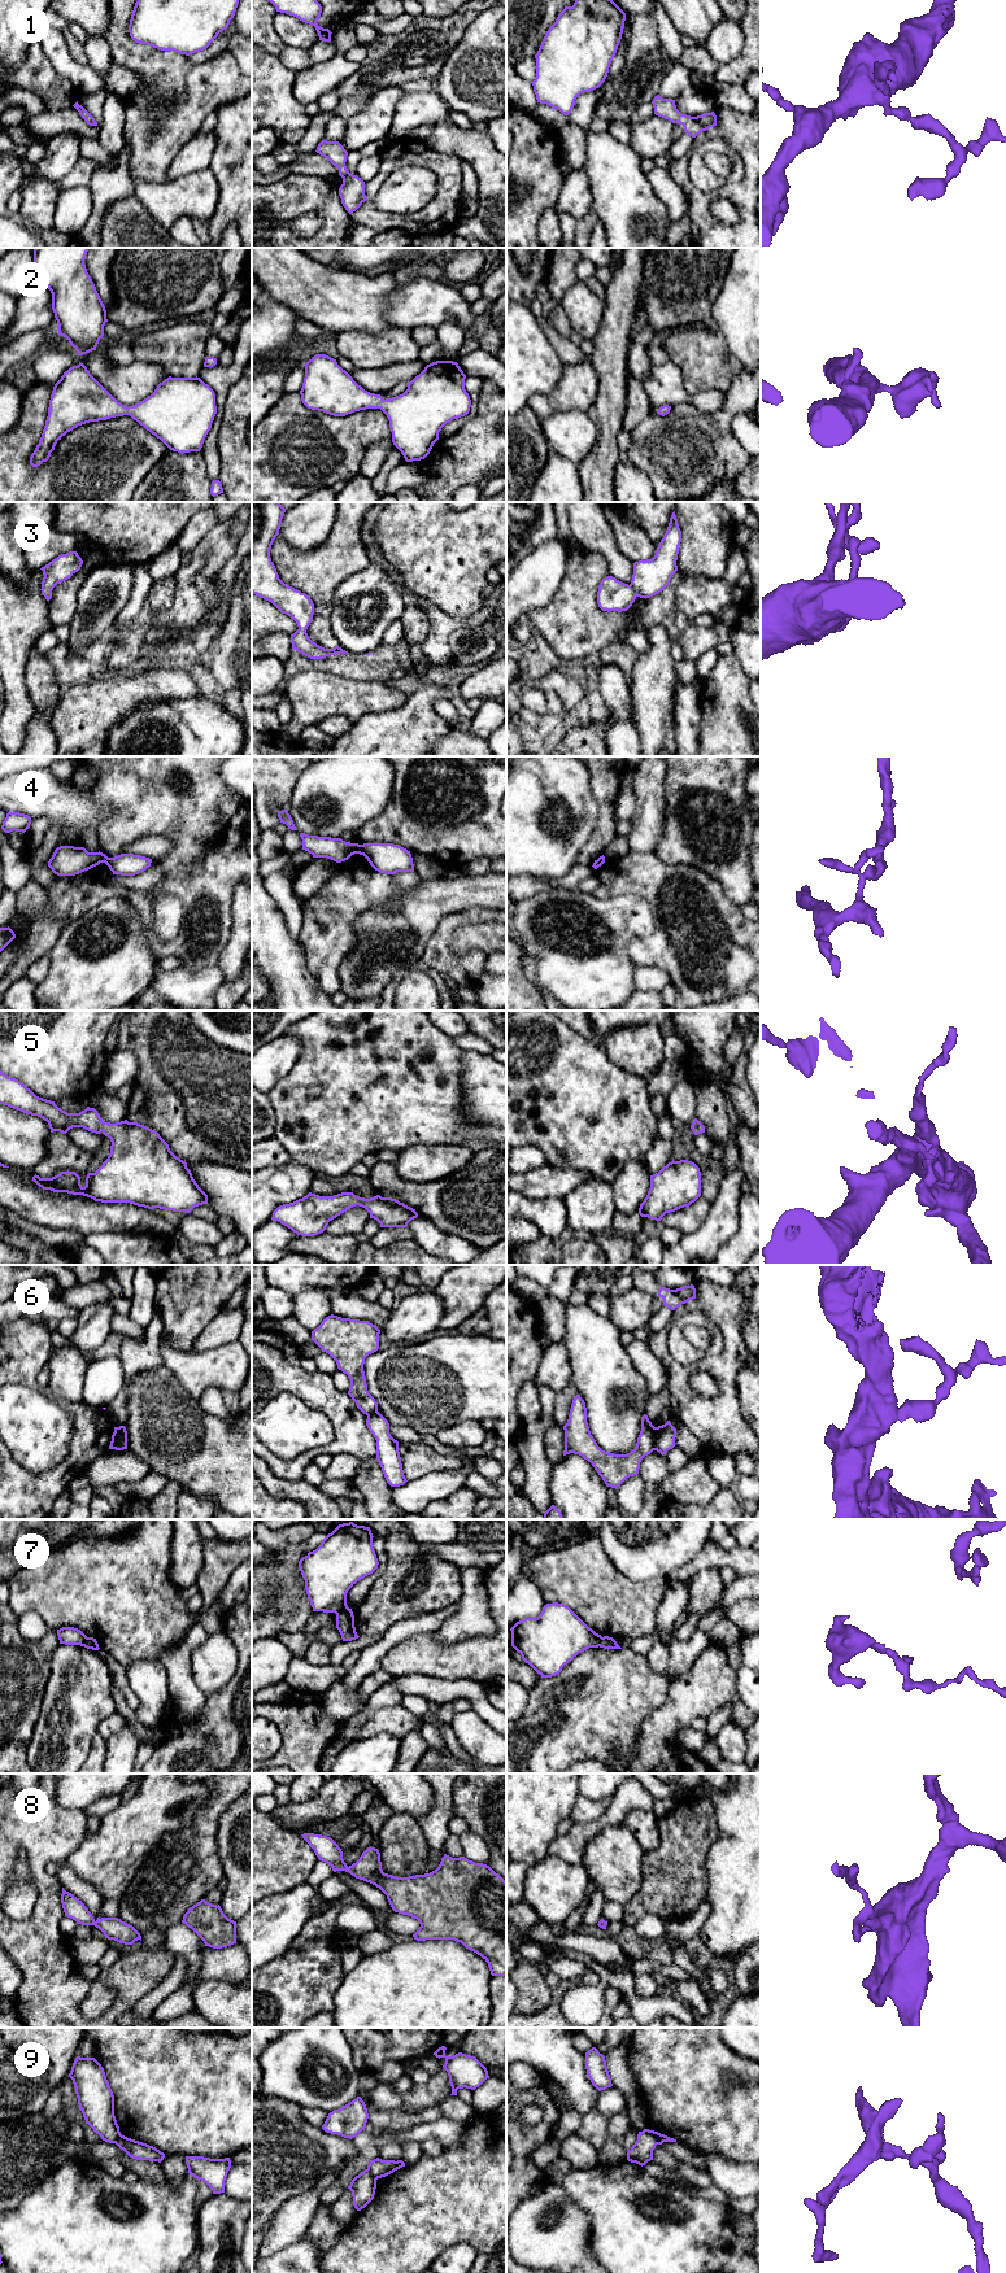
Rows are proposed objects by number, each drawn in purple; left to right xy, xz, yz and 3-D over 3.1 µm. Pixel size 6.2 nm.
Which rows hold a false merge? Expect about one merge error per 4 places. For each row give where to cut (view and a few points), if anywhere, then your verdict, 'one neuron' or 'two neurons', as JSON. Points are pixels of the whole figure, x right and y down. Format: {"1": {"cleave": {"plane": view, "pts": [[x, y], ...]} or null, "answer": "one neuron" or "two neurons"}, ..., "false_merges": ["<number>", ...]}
{"1": {"cleave": null, "answer": "one neuron"}, "2": {"cleave": null, "answer": "one neuron"}, "3": {"cleave": null, "answer": "one neuron"}, "4": {"cleave": {"plane": "xz", "pts": [[358, 845], [362, 854]]}, "answer": "two neurons"}, "5": {"cleave": null, "answer": "one neuron"}, "6": {"cleave": {"plane": "yz", "pts": [[654, 1427], [656, 1449]]}, "answer": "two neurons"}, "7": {"cleave": {"plane": "xz", "pts": [[347, 1606], [336, 1614]]}, "answer": "two neurons"}, "8": {"cleave": null, "answer": "one neuron"}, "9": {"cleave": {"plane": "yz", "pts": [[649, 2130], [660, 2143]]}, "answer": "two neurons"}, "false_merges": ["4", "6", "7", "9"]}

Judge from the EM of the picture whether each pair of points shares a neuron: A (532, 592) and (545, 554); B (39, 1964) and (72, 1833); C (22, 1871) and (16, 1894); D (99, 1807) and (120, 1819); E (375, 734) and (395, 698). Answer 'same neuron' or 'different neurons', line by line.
A: same neuron
B: same neuron
C: same neuron
D: different neurons
E: different neurons

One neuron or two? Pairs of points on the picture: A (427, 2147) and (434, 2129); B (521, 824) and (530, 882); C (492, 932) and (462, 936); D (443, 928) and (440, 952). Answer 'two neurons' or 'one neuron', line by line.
A: two neurons
B: two neurons
C: one neuron
D: one neuron

